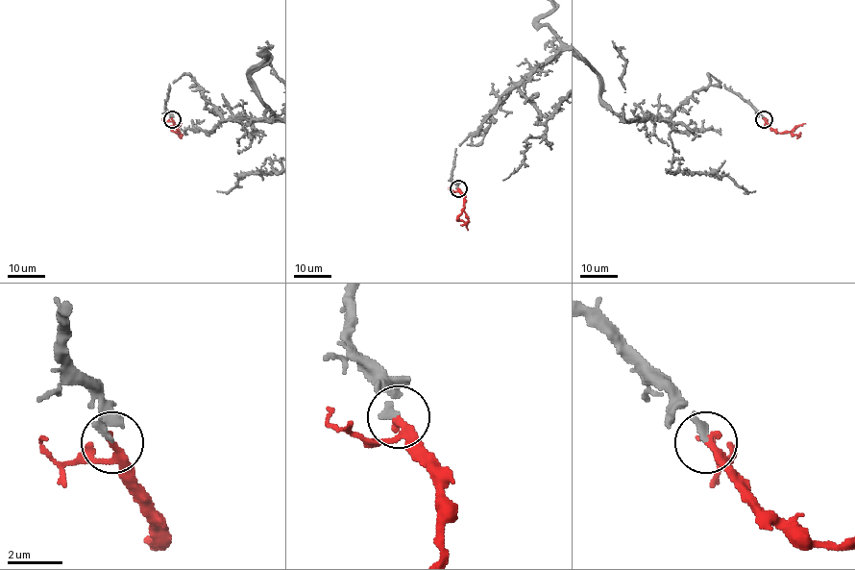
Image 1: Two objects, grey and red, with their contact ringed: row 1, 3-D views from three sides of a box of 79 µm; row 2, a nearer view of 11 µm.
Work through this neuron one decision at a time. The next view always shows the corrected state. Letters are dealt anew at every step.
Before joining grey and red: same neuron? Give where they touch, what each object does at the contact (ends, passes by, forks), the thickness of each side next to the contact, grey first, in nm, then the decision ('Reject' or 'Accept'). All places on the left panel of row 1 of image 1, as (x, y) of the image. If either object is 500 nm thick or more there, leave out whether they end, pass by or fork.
Place: (172, 119). At the ring grey ends. At the ring red passes by. Thickness 220 nm (grey) against 220 nm. Accept

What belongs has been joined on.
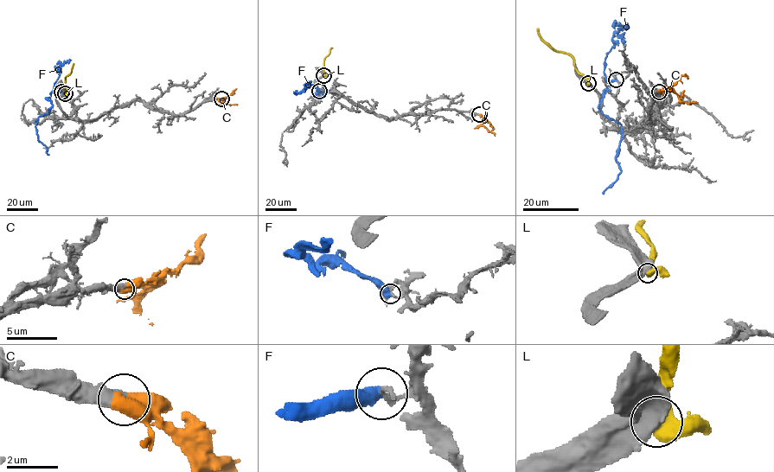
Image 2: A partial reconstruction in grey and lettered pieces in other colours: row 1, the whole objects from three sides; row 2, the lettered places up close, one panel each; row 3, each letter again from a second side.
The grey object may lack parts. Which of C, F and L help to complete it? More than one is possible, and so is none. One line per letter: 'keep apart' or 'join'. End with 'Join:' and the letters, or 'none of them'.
C: join
F: keep apart
L: keep apart
Join: C

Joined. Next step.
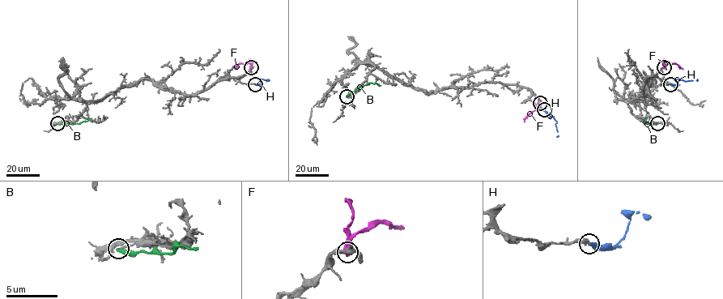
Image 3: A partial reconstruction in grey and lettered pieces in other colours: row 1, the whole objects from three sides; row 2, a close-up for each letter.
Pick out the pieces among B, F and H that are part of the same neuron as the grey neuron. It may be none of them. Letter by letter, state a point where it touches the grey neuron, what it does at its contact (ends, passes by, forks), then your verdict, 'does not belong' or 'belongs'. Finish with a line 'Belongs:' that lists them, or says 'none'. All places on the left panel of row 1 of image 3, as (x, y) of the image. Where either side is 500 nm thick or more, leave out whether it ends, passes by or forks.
B: contact (57, 123); it ends; does not belong
F: contact (251, 67); it passes by; does not belong
H: contact (255, 84); it ends; belongs
Belongs: H

